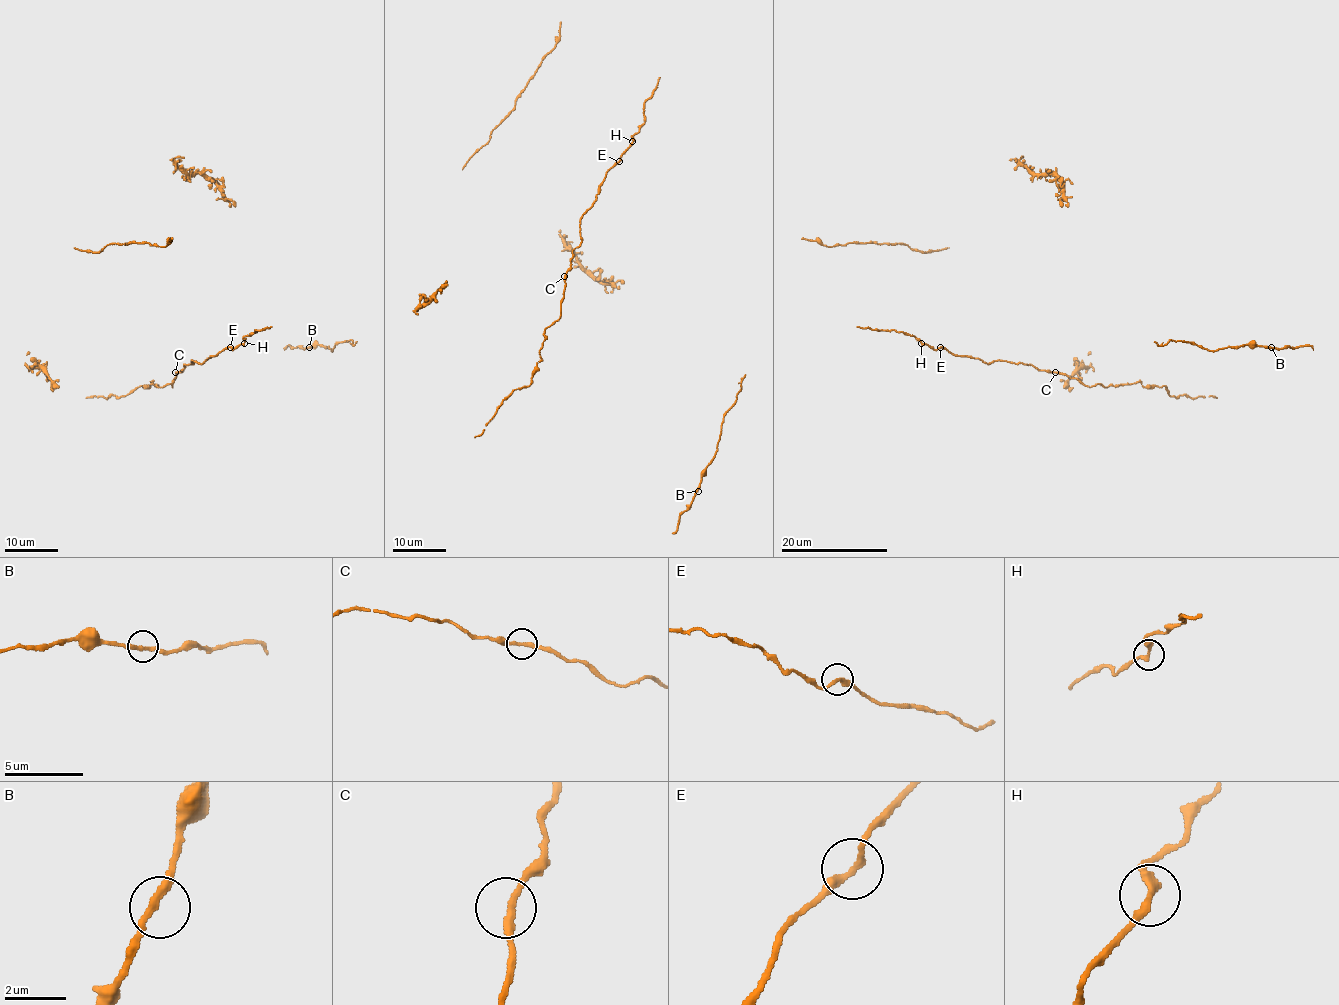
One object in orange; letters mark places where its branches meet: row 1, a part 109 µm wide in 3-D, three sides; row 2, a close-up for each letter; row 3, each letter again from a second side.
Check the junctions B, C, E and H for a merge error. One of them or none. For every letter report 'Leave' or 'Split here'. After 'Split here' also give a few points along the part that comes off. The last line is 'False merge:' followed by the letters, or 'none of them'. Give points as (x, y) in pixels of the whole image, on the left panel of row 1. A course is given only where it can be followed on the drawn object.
B: Leave
C: Leave
E: Leave
H: Leave
False merge: none of them

